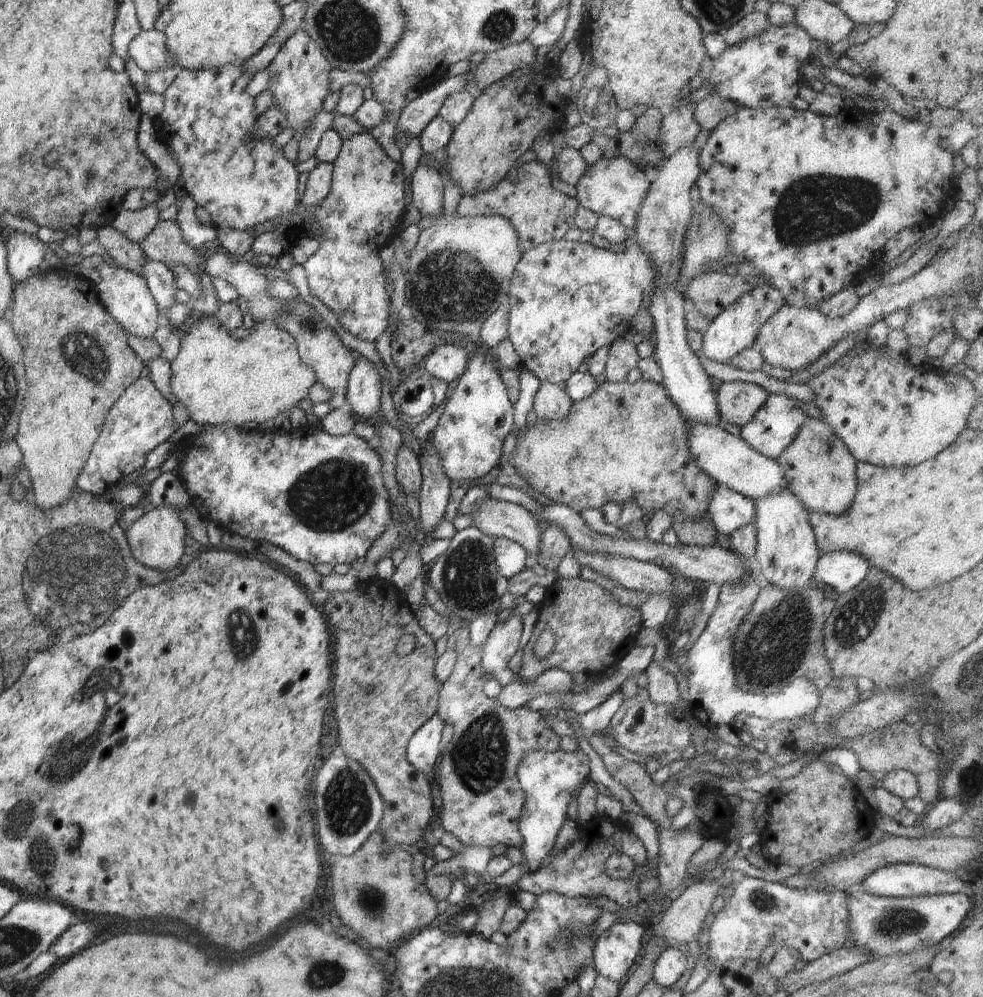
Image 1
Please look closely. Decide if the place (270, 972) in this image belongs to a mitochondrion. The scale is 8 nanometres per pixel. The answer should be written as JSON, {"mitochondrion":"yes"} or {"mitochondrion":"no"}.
{"mitochondrion":"no"}

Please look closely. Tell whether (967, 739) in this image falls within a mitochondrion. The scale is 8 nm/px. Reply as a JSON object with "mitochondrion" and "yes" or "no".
{"mitochondrion":"no"}

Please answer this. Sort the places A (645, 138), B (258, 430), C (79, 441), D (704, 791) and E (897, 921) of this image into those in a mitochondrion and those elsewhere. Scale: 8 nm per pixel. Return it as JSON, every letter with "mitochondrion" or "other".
{"A":"mitochondrion","B":"other","C":"other","D":"other","E":"mitochondrion"}

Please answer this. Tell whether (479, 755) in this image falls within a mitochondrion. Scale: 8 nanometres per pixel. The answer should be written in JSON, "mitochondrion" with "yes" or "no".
{"mitochondrion":"yes"}

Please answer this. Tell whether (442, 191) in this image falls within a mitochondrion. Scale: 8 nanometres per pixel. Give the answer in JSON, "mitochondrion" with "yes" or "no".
{"mitochondrion":"no"}

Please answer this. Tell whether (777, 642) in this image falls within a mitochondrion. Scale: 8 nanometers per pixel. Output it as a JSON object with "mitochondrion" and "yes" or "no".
{"mitochondrion":"yes"}

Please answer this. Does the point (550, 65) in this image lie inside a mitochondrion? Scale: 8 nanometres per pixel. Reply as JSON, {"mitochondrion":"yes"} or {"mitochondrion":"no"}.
{"mitochondrion":"no"}

